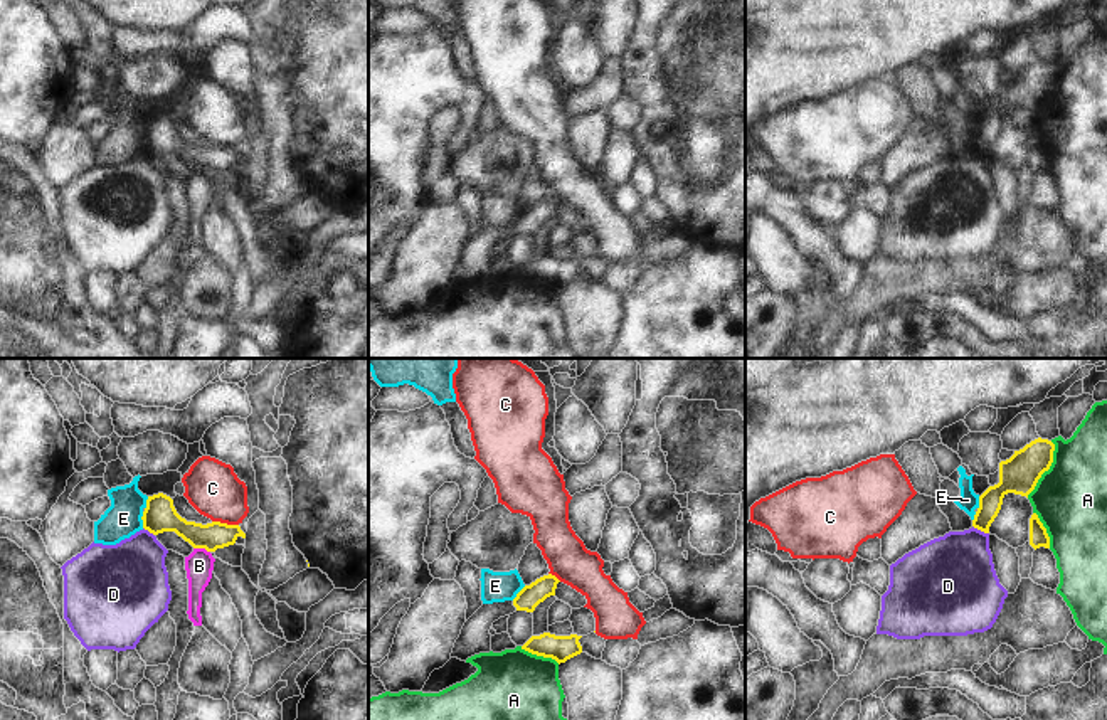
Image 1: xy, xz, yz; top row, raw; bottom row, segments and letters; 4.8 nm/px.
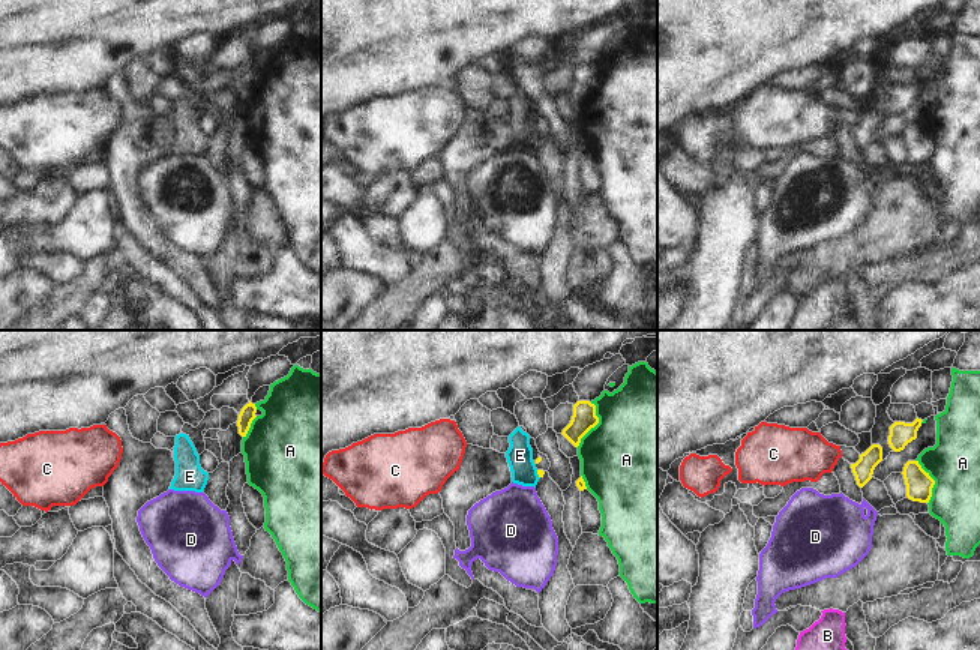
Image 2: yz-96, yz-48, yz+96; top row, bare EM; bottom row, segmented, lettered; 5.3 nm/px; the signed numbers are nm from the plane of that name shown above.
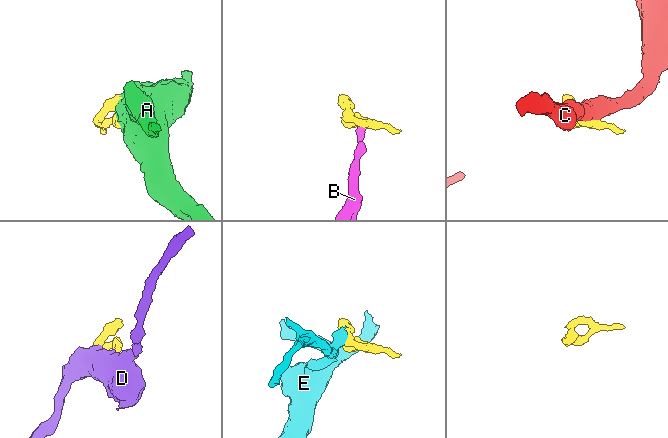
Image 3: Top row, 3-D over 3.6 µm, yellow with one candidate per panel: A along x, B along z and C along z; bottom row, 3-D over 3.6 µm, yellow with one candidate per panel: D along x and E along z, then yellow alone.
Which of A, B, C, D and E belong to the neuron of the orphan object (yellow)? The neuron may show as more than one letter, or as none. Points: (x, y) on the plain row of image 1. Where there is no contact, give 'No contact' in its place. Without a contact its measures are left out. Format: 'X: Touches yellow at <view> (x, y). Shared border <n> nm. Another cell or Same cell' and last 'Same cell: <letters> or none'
A: Touches yellow at yz (1047, 93). Shared border 300 nm. Another cell
B: Touches yellow at xy (202, 170). Shared border 80 nm. Another cell
C: Touches yellow at xy (226, 147). Shared border 130 nm. Another cell
D: Touches yellow at yz (981, 153). Shared border 90 nm. Another cell
E: Touches yellow at xy (142, 142). Shared border 80 nm. Another cell
Same cell: none.

